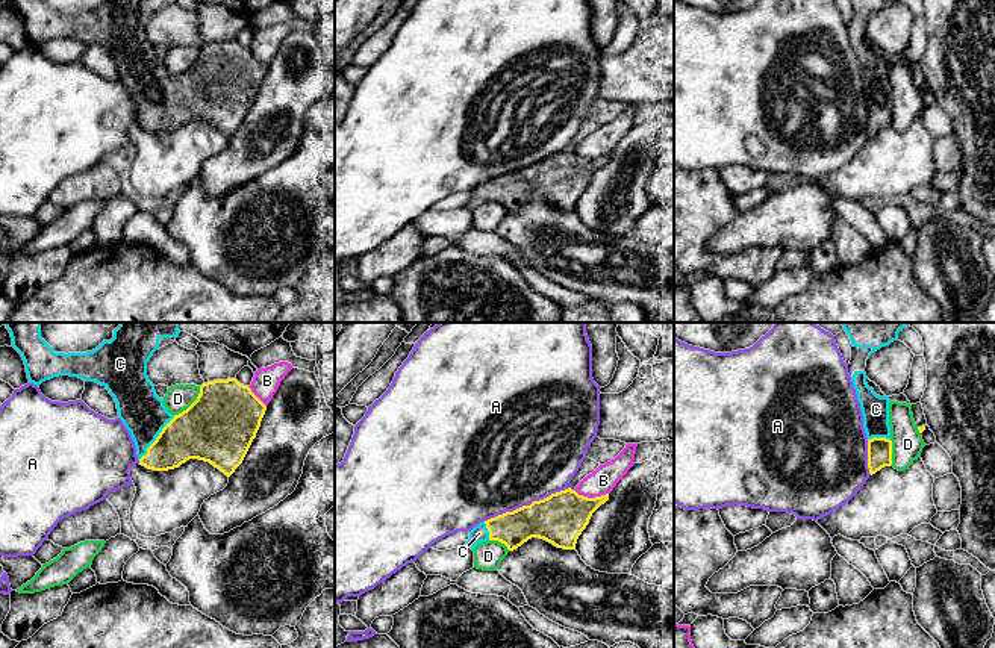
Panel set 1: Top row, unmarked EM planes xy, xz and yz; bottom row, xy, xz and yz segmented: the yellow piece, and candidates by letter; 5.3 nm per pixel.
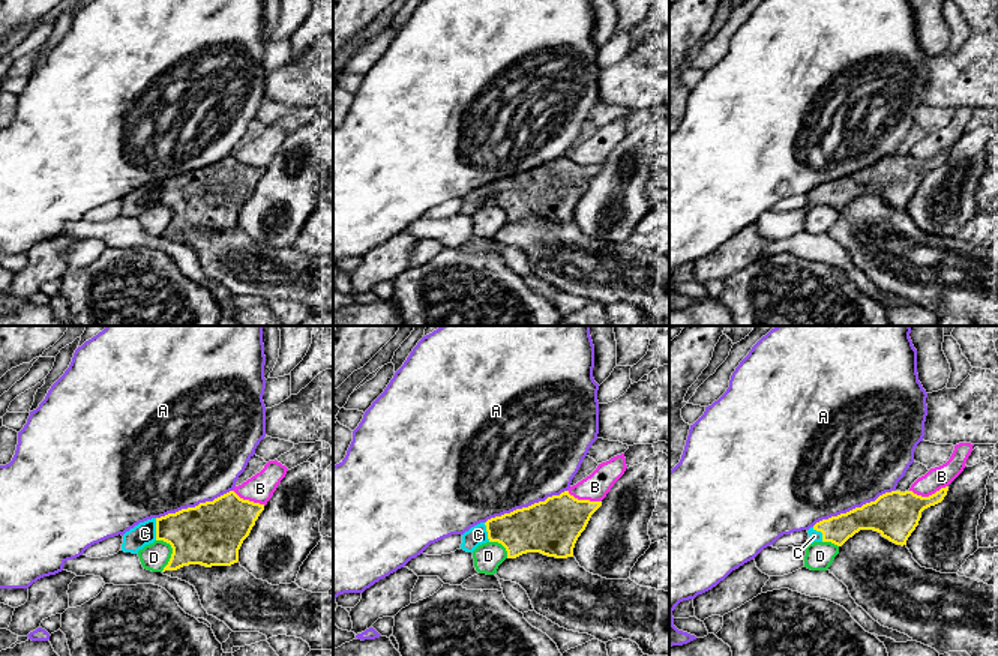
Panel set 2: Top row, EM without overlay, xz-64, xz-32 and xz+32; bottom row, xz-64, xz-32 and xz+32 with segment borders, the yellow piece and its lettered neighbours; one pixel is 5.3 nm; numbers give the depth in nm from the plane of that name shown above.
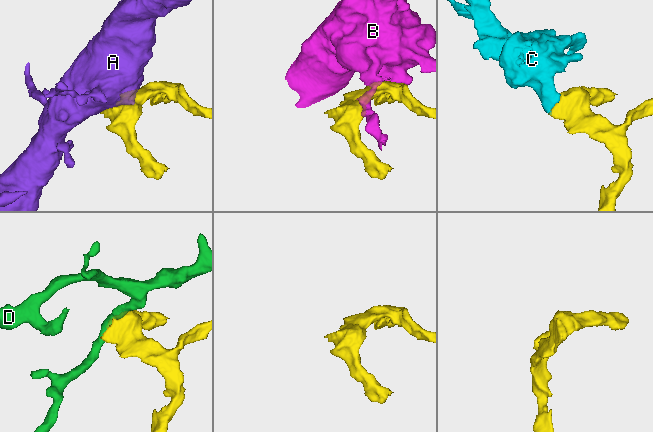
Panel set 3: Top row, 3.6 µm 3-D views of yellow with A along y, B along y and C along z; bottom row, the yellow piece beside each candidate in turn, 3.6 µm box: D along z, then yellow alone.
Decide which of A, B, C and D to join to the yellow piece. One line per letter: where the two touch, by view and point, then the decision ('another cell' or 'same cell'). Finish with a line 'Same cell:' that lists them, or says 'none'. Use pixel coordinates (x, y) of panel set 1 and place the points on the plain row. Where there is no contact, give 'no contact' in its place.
A: xz (524, 167) | another cell
B: xz (591, 159) | another cell
C: xy (156, 99) | same cell
D: xy (193, 64) | another cell
Same cell: C

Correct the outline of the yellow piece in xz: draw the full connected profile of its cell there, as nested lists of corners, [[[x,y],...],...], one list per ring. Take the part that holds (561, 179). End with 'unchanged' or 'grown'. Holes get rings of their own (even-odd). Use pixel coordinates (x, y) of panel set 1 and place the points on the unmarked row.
[[[571,150],[556,153],[480,183],[469,192],[466,207],[474,210],[482,203],[498,201],[513,212],[529,200],[539,198],[557,209],[575,210],[592,174],[607,160],[609,154],[588,159]]]; grown

